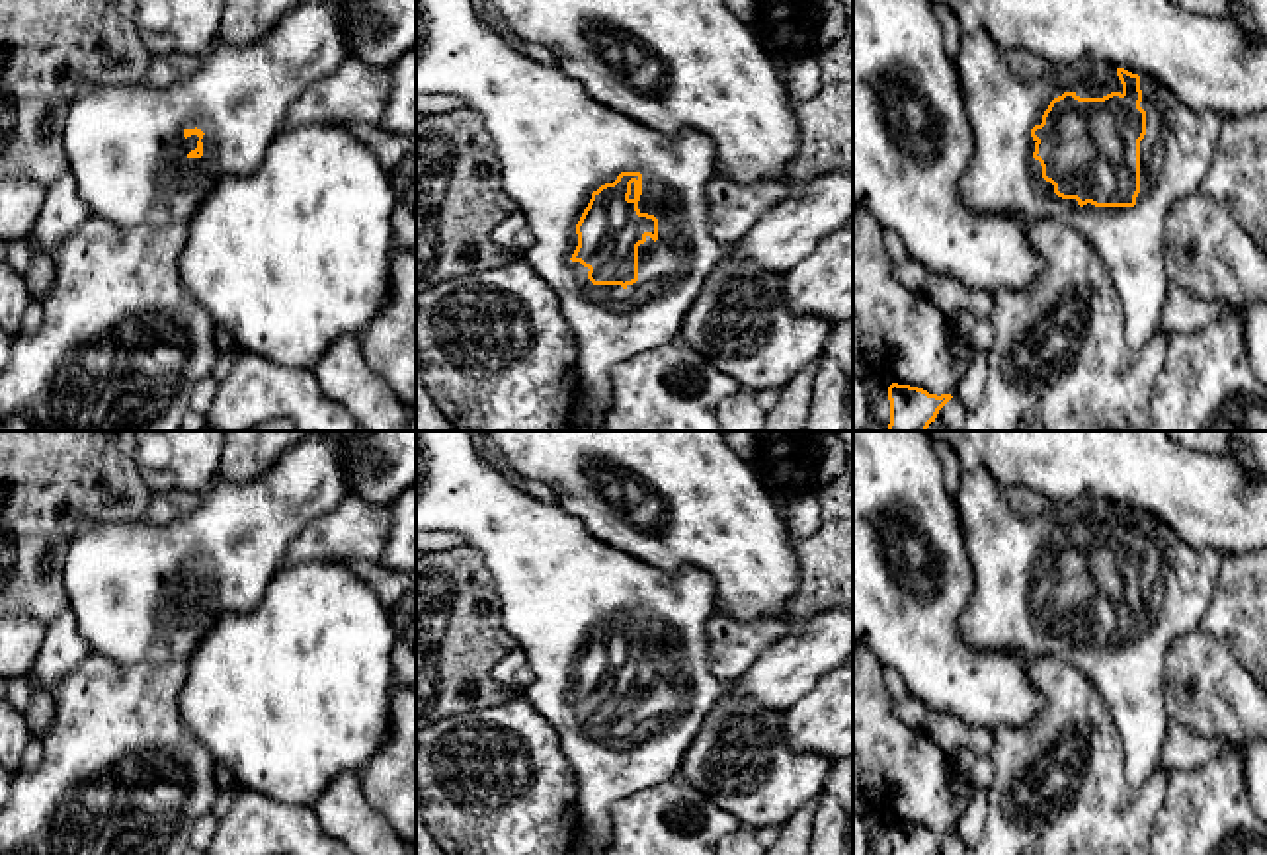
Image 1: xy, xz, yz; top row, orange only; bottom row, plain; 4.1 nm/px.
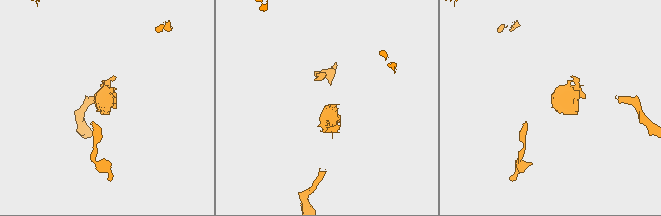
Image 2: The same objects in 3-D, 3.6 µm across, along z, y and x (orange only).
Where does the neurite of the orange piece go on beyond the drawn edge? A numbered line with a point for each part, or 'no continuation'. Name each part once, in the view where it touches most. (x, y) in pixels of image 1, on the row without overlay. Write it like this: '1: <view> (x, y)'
1: yz (1176, 590)

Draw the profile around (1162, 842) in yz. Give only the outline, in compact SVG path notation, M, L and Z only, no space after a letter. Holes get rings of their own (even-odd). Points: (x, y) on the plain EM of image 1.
M1230 744L1195 769L1167 771L1150 855L1222 855L1234 845L1267 855L1267 824L1249 802L1242 752Z

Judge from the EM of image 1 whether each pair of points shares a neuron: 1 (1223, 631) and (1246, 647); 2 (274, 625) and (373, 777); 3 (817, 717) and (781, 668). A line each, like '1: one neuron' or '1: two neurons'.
1: one neuron
2: two neurons
3: two neurons

